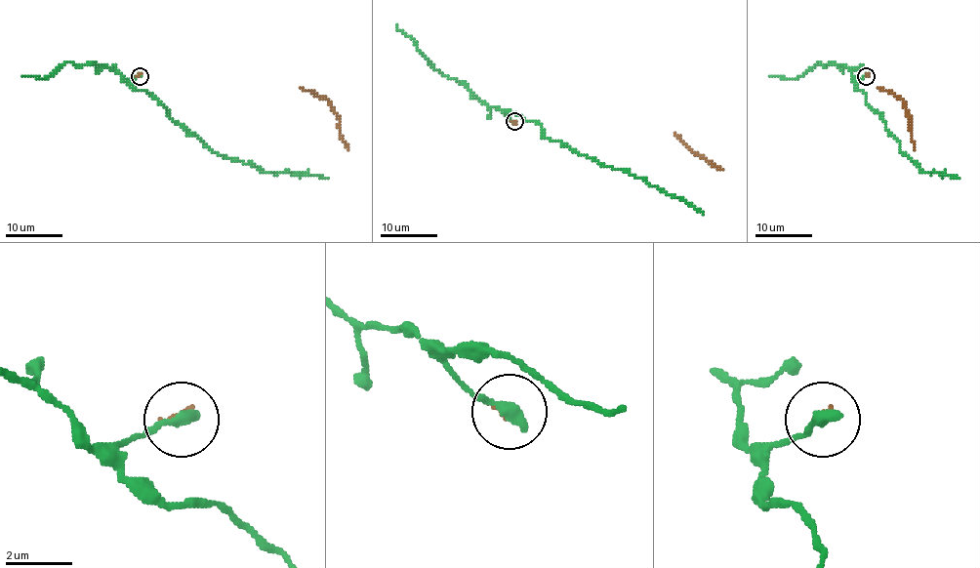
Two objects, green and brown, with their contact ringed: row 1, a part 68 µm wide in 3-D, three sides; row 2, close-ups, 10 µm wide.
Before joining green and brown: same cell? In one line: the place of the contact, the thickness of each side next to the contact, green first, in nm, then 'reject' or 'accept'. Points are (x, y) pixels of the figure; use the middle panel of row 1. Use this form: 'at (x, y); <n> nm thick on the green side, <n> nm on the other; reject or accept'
at (514, 121); 400 nm thick on the green side, 120 nm on the other; reject

